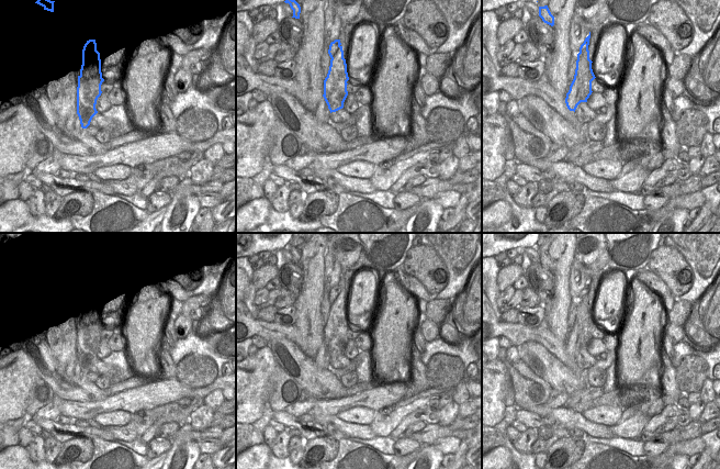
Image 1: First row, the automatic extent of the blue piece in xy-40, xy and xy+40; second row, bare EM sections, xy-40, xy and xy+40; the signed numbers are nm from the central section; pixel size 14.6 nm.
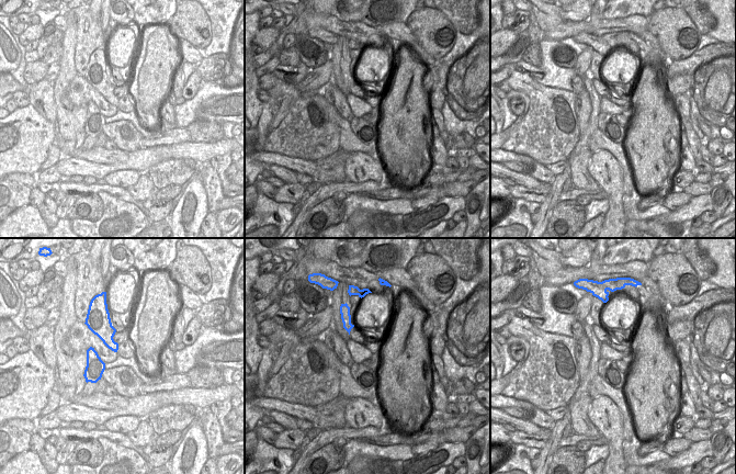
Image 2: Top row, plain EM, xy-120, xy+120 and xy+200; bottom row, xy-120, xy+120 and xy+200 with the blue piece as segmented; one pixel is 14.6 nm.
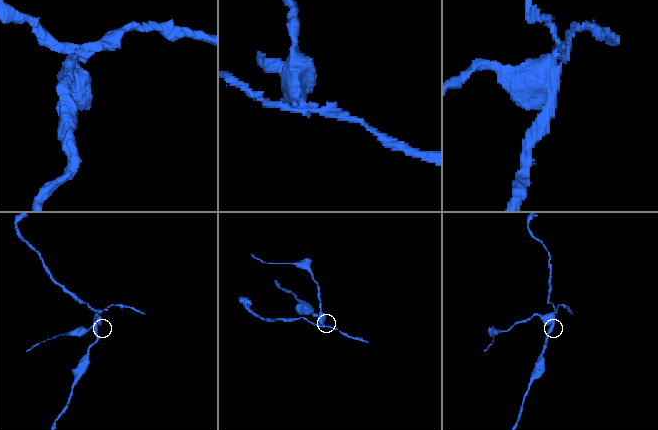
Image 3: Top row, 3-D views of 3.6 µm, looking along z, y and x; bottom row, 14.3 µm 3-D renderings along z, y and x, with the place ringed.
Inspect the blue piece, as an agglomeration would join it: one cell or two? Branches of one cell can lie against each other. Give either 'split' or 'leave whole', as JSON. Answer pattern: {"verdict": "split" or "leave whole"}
{"verdict": "split"}

